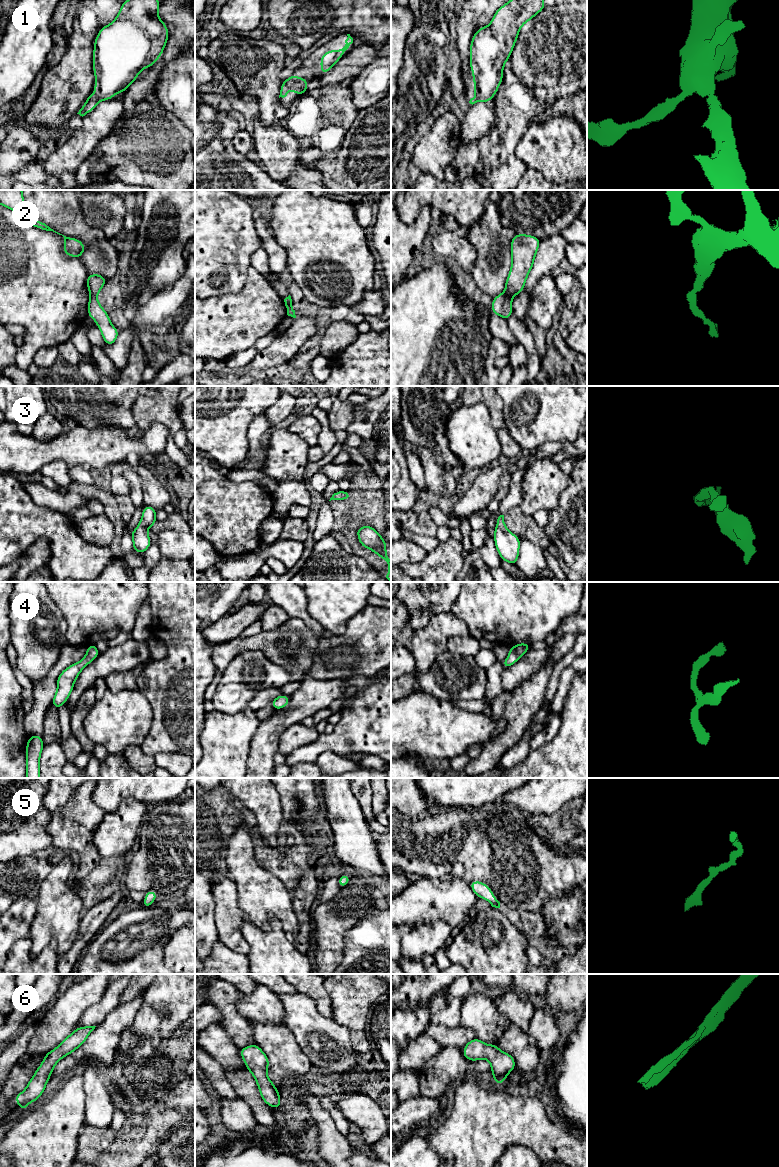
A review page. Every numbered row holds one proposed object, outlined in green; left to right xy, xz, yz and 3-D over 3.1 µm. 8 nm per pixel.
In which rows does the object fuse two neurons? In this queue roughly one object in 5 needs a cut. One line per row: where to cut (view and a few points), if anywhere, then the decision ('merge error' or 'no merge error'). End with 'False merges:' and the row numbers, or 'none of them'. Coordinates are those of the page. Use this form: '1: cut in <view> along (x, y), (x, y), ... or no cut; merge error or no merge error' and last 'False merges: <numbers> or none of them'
1: no cut; no merge error
2: cut in yz along (504, 292), (511, 297); merge error
3: no cut; no merge error
4: no cut; no merge error
5: no cut; no merge error
6: no cut; no merge error
False merges: 2

